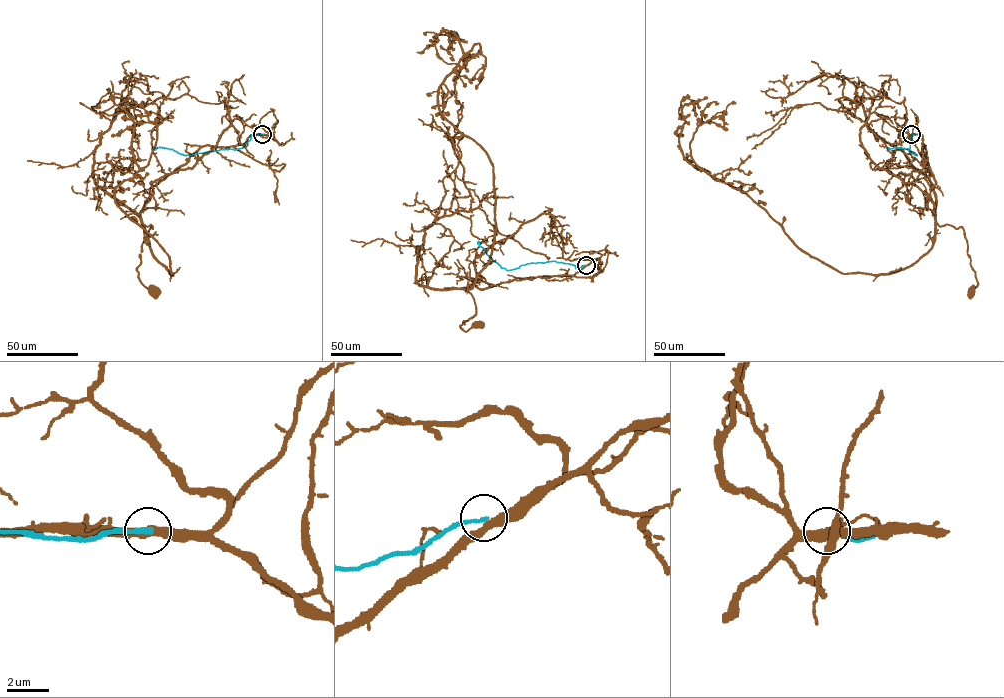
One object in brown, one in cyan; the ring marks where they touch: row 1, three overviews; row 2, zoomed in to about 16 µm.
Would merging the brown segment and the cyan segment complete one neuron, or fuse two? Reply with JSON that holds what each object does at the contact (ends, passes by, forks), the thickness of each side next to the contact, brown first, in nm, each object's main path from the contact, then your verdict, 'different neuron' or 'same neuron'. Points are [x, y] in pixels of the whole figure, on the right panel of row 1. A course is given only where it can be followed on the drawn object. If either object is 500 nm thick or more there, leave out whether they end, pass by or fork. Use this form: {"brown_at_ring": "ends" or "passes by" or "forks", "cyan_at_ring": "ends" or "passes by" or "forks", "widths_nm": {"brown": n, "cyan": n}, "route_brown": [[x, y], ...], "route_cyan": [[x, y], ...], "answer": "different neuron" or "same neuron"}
{"brown_at_ring": "passes by", "cyan_at_ring": "ends", "widths_nm": {"brown": 400, "cyan": 200}, "route_brown": [[911, 134], [922, 136], [935, 180], [930, 198], [936, 223], [964, 230], [978, 284], [971, 290]], "route_cyan": [[911, 134], [915, 134], [907, 149], [916, 155], [908, 149], [887, 147]], "answer": "different neuron"}

